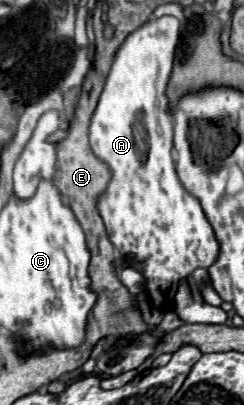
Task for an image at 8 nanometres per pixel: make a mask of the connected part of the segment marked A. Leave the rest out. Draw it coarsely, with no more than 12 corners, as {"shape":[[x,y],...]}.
{"shape":[[174,16],[116,52],[90,122],[98,210],[158,306],[218,240],[178,180]]}

